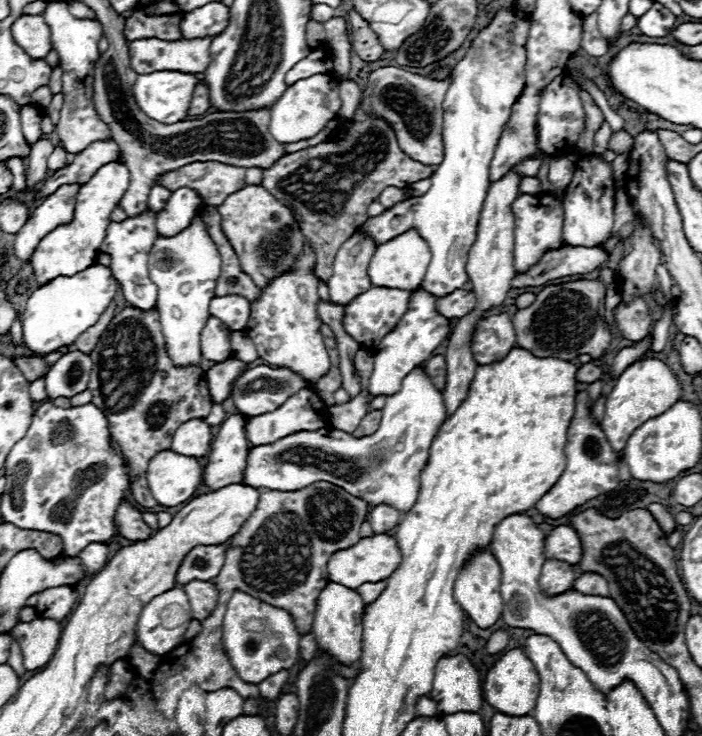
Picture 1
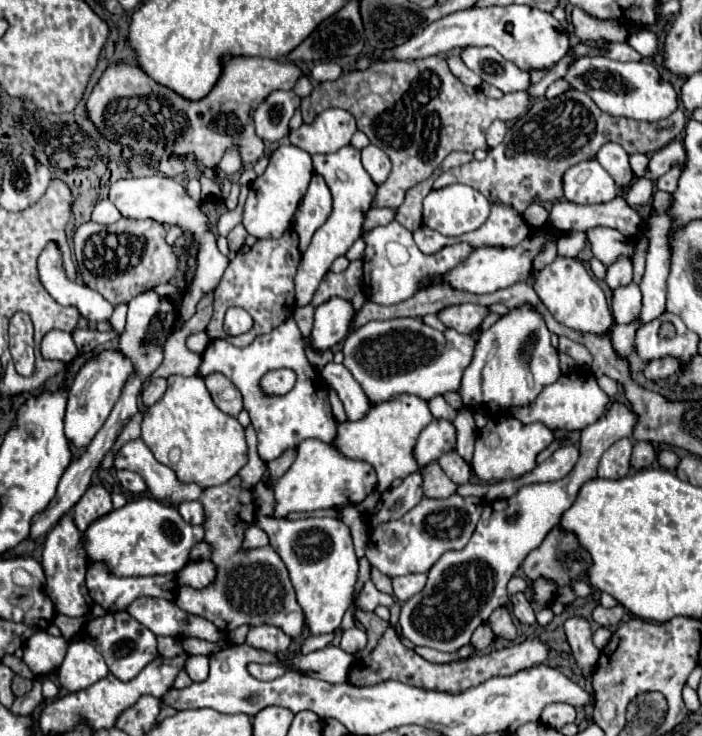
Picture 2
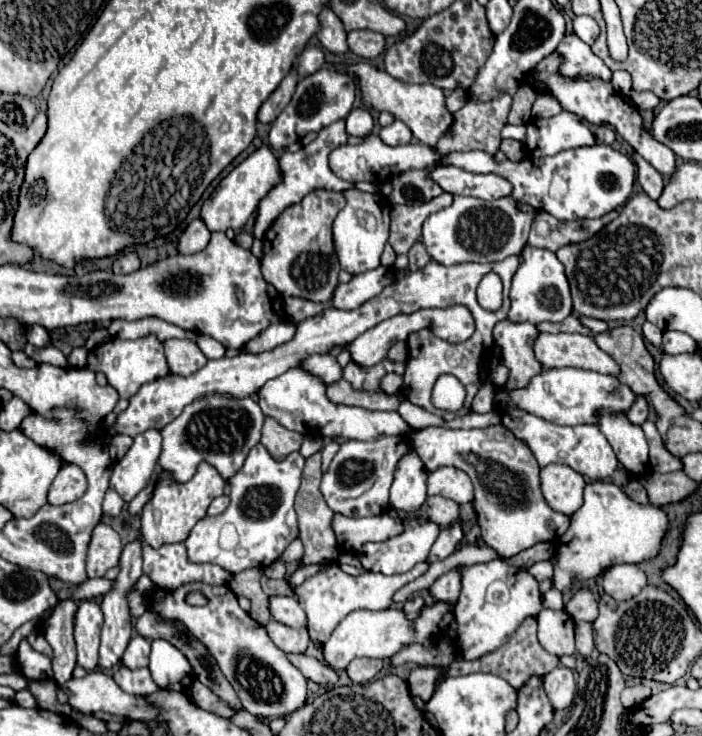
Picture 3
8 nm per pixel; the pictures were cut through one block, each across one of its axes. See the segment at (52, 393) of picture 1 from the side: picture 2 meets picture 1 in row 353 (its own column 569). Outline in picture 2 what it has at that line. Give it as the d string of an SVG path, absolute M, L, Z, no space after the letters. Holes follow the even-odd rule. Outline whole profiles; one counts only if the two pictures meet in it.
M582 56L568 68L566 80L574 90L586 92L600 110L612 116L660 122L660 118L668 118L668 114L678 110L676 90L660 78L650 62L618 62L606 56Z

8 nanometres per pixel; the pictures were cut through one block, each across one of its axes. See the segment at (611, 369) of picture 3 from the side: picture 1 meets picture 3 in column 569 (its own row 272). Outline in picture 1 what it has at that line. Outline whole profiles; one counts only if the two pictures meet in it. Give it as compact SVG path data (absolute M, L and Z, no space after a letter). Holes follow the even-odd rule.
M352 234L338 250L334 260L334 274L328 280L330 302L332 304L350 304L358 294L366 292L372 284L368 278L368 264L374 254L374 242Z

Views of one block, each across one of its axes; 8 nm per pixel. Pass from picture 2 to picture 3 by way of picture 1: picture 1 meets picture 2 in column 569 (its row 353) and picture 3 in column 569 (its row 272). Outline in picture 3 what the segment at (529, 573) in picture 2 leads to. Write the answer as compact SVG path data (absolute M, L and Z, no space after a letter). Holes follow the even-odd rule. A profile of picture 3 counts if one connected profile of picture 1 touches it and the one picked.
M582 588L578 590L572 600L566 604L566 612L578 622L578 620L586 620L586 622L594 622L596 614L598 614L598 602L596 596L592 594L592 590Z

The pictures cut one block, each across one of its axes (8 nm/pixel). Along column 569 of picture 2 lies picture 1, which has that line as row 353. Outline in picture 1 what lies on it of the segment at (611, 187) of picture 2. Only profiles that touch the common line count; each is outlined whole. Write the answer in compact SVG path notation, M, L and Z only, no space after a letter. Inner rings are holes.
M200 216L194 218L194 222L178 232L172 238L158 238L154 242L154 248L150 250L148 256L148 270L150 270L150 278L152 282L158 286L158 302L156 302L156 310L160 312L160 324L162 324L162 332L164 332L164 340L166 340L166 350L172 358L174 364L200 364L200 332L210 316L208 312L208 304L214 298L214 286L216 280L220 276L220 254L216 244L212 242L212 238L206 232L206 226L202 222Z

